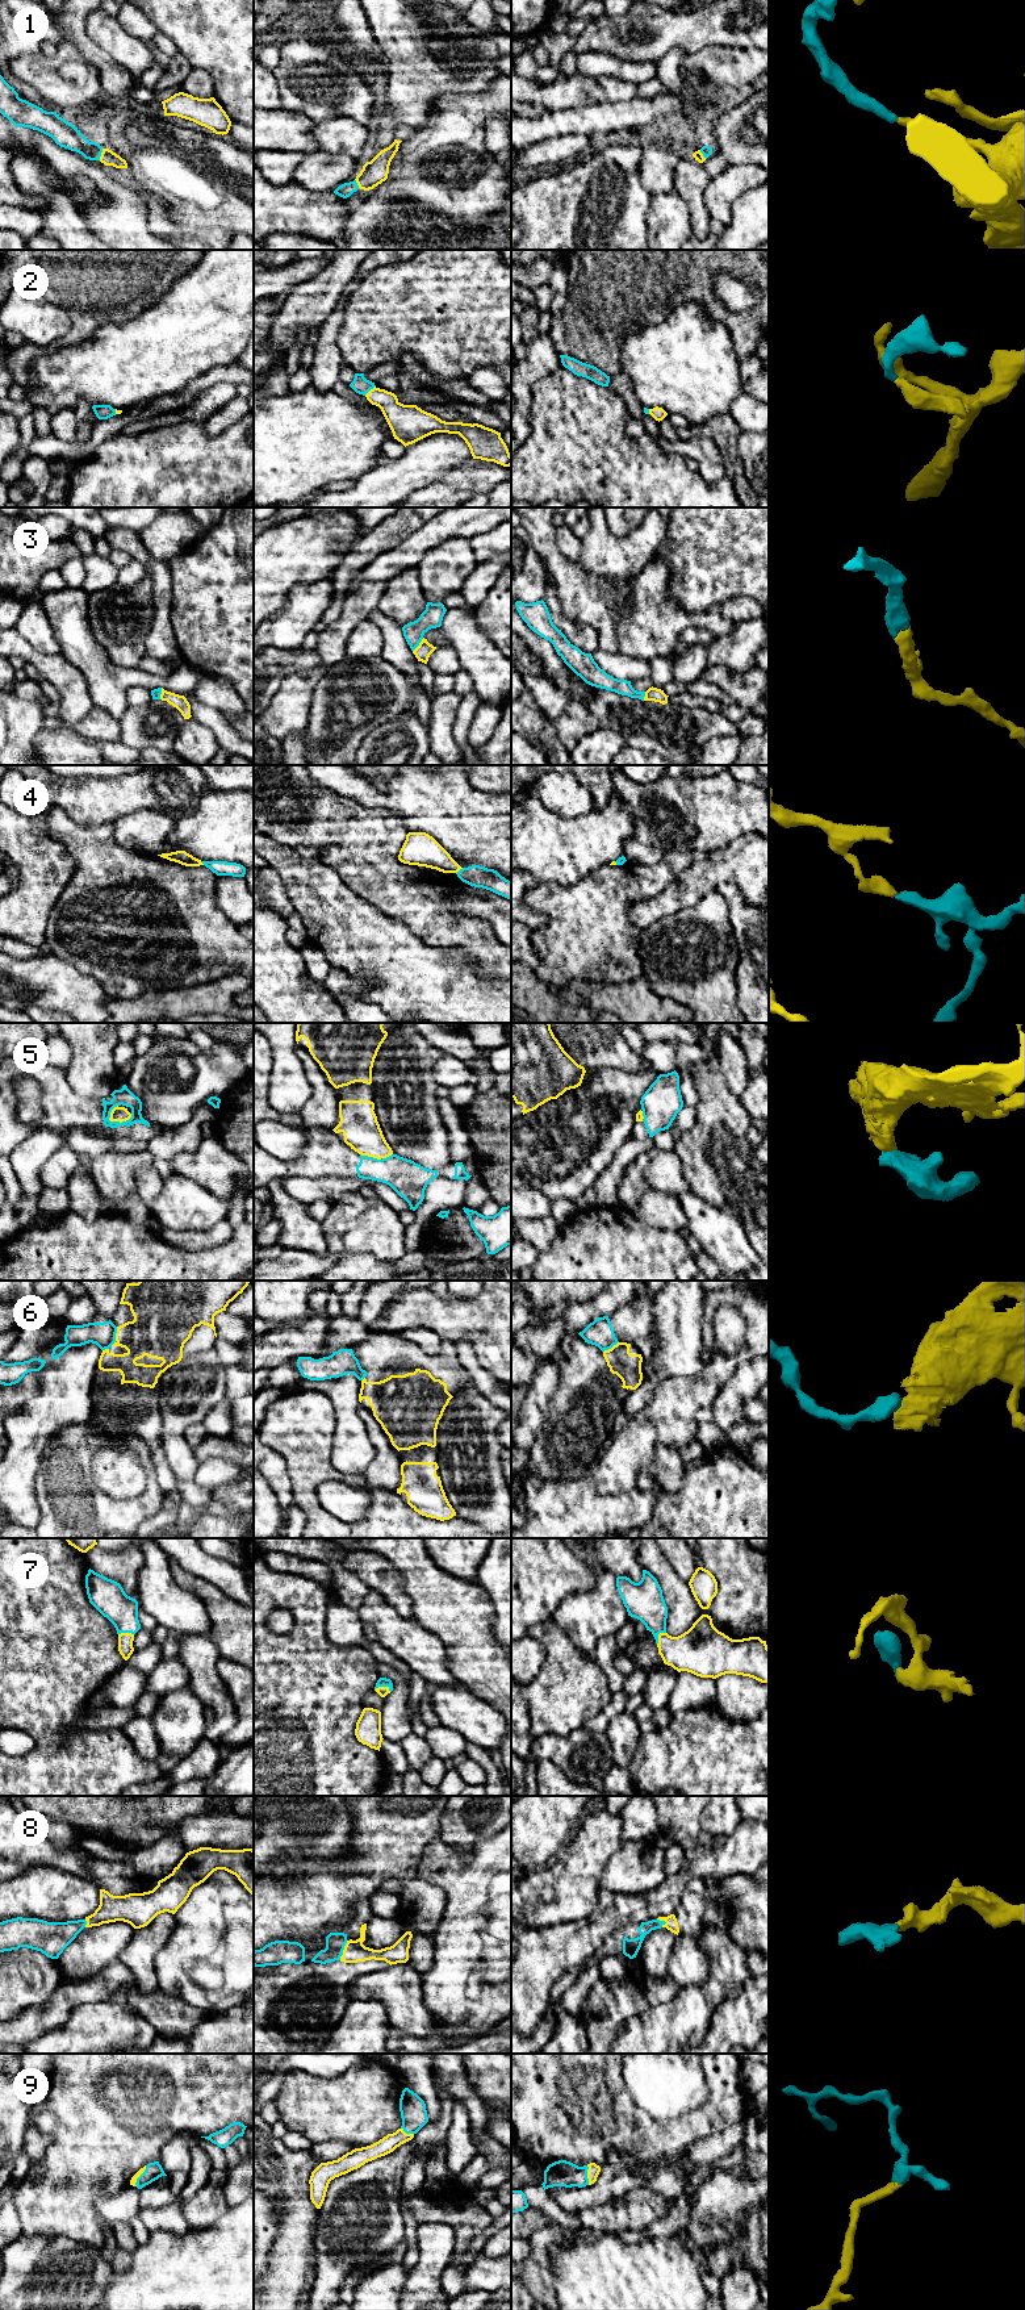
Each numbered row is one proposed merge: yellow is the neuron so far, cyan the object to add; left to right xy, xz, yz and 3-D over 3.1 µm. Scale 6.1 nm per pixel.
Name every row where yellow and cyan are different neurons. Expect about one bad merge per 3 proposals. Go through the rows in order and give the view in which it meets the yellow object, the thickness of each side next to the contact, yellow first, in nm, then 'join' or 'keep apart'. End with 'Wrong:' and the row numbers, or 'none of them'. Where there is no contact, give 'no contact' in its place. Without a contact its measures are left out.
1: meets yellow in xy; 90 nm thick on the yellow side, 150 nm on the other; join
2: meets yellow in xz; 170 nm thick on the yellow side, 100 nm on the other; join
3: meets yellow in xz; 100 nm thick on the yellow side, 130 nm on the other; join
4: meets yellow in xz; 190 nm thick on the yellow side, 130 nm on the other; join
5: meets yellow in xy; 100 nm thick on the yellow side, 100 nm on the other; keep apart
6: meets yellow in xy; 320 nm thick on the yellow side, 150 nm on the other; keep apart
7: meets yellow in xz; 60 nm thick on the yellow side, 60 nm on the other; join
8: meets yellow in xz; 130 nm thick on the yellow side, 120 nm on the other; join
9: meets yellow in xy; 40 nm thick on the yellow side, 100 nm on the other; join
Wrong: 5, 6

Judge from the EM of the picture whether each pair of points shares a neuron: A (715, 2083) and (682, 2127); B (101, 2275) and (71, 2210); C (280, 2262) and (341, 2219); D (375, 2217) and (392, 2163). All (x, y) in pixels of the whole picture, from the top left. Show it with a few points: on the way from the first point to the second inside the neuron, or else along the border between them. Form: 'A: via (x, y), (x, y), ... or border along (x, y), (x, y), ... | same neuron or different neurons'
A: via (715, 2096), (715, 2101), (695, 2121) | same neuron
B: border along (97, 2251), (92, 2254) | different neurons
C: border along (319, 2209), (316, 2230), (316, 2268) | different neurons
D: via (375, 2204), (375, 2189), (383, 2176) | same neuron

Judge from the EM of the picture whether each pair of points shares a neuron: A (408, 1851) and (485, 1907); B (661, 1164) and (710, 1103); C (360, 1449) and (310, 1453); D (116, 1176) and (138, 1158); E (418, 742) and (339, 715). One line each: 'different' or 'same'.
A: different
B: different
C: different
D: same
E: different

